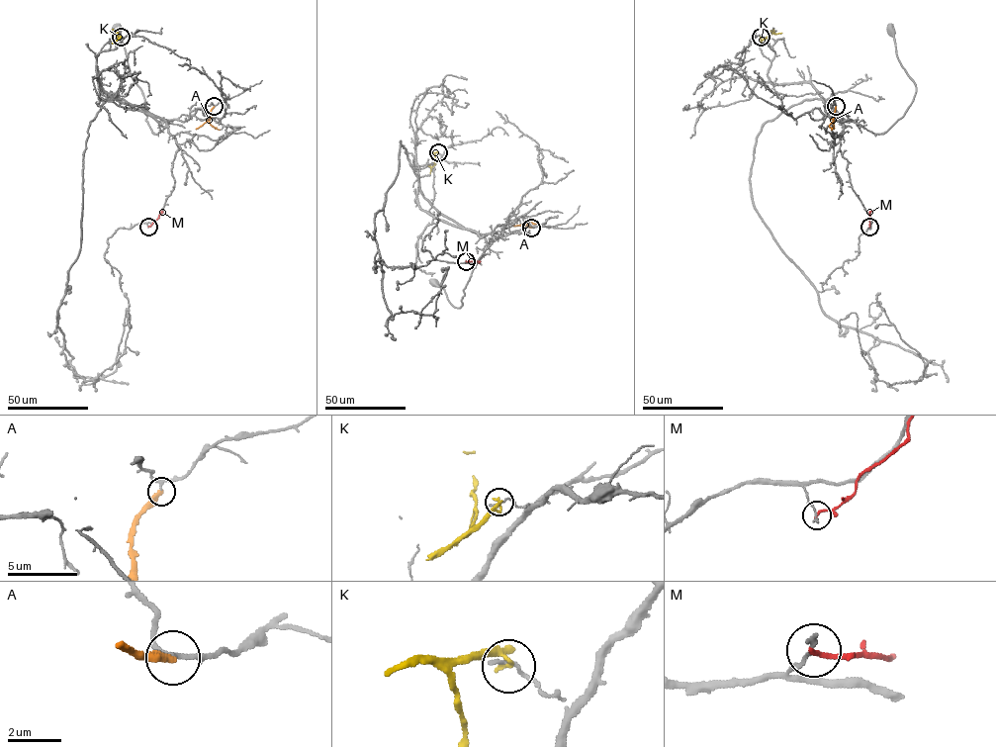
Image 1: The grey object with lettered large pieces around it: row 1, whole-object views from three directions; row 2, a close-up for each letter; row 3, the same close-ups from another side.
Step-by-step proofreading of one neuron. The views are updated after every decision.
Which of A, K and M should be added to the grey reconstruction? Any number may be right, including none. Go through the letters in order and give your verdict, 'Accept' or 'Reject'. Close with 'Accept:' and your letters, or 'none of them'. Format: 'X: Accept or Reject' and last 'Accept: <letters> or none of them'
A: Reject
K: Reject
M: Reject
Accept: none of them

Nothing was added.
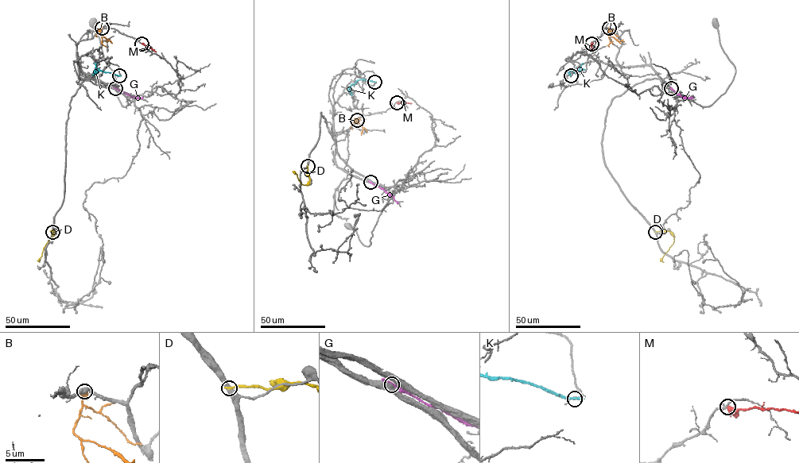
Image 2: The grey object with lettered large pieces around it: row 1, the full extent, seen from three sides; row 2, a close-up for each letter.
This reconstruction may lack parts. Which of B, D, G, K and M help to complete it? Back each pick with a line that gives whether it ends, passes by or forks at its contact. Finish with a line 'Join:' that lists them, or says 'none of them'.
Join: none of them

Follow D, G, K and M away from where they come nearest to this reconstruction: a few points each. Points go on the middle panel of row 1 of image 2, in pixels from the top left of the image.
D: (308, 166), (310, 180), (307, 185), (301, 183), (294, 175)
G: (370, 182), (390, 194), (397, 204)
K: (374, 82), (357, 80), (351, 86), (349, 94)
M: (397, 102), (411, 103)

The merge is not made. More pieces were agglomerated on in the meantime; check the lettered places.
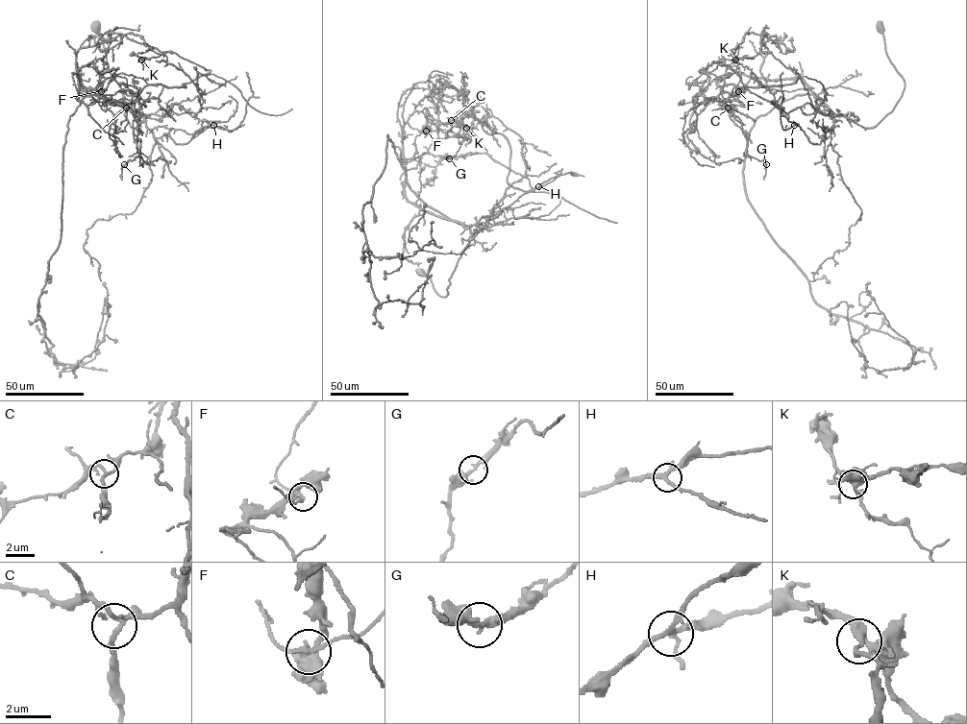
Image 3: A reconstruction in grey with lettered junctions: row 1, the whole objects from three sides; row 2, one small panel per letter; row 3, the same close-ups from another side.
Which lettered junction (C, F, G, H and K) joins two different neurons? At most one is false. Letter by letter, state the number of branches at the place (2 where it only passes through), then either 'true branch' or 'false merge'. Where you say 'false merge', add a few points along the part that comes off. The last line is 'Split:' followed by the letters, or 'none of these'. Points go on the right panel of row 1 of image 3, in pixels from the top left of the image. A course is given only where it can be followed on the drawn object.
C: 3 | true branch
F: 4 | false merge | (738, 90), (731, 95), (722, 87), (795, 83), (796, 70), (760, 48), (765, 33), (789, 51), (792, 37)
G: 3 | true branch
H: 4 | true branch
K: 3 | true branch
Split: F

